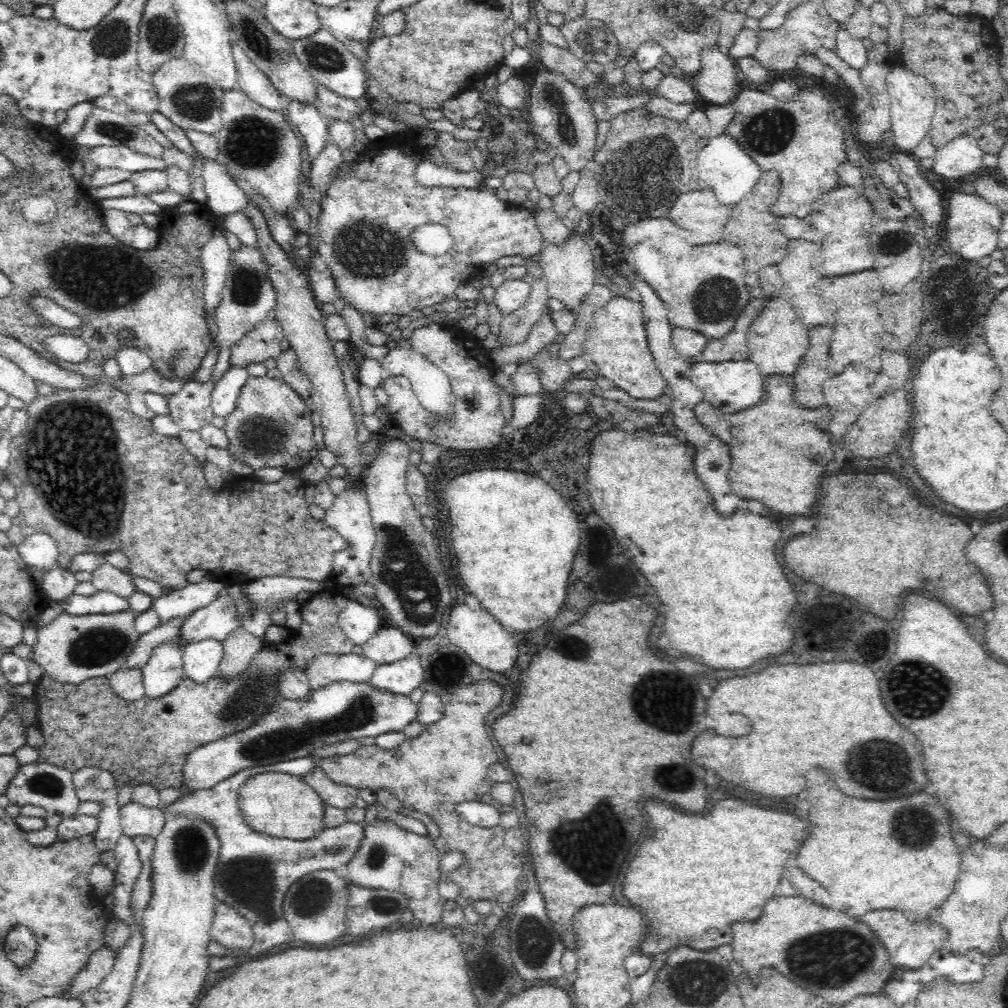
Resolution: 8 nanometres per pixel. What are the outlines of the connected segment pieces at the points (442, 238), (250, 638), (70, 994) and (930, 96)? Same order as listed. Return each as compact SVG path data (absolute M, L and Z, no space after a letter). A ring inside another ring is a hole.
M426 222L414 230L410 230L410 238L416 246L426 256L437 257L446 254L453 245L453 238L444 224L434 224Z
M242 627L234 630L223 640L224 654L218 674L226 680L232 680L250 664L262 646L262 638L250 634Z
M108 945L98 948L92 955L88 956L86 966L82 966L74 974L74 978L70 980L70 986L64 992L60 992L58 997L79 999L85 992L96 988L100 981L110 974L116 955L116 951L112 947L108 947Z
M892 63L886 76L887 91L890 94L890 141L900 152L910 153L929 134L938 99L933 86L923 76L914 74L902 64Z

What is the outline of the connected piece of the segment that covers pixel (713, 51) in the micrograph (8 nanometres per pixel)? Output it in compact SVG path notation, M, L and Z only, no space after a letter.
M716 47L701 52L701 68L696 78L696 90L712 105L726 105L742 88L736 81L736 61Z

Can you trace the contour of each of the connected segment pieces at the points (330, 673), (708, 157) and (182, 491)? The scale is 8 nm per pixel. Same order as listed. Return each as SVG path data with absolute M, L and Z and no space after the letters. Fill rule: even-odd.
M321 654L305 670L313 690L326 686L328 682L369 682L376 670L376 664L364 654Z
M726 133L708 138L703 150L697 155L697 170L702 180L716 192L716 198L720 204L738 204L756 184L760 178L760 168L756 166L754 159L746 155L734 138Z
M94 385L86 390L56 389L53 395L41 396L39 394L38 398L28 405L30 418L26 428L22 434L13 437L9 444L10 462L5 472L7 481L14 486L14 498L19 504L19 513L11 519L10 530L5 533L16 548L20 548L20 545L31 534L45 532L55 540L59 554L56 558L58 567L65 569L69 568L71 560L77 554L105 555L106 552L120 550L128 557L128 564L125 568L128 574L153 580L165 591L175 591L185 587L187 585L186 574L196 568L207 570L212 580L227 586L245 586L256 579L275 576L322 582L331 579L334 553L346 548L346 537L326 526L324 519L315 519L310 515L308 505L304 500L305 484L298 478L292 478L290 472L287 472L280 482L270 482L269 485L266 482L246 477L239 481L228 482L221 491L212 491L205 482L203 464L186 450L179 437L162 436L154 431L151 420L134 415L124 391L112 385Z

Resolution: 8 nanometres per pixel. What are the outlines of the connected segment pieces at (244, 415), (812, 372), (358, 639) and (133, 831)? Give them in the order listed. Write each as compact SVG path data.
M264 376L249 377L240 388L234 411L225 419L223 431L228 439L228 448L235 465L242 462L252 469L284 468L296 471L310 461L312 441L311 414L304 400L283 380Z
M830 325L814 326L808 330L809 346L792 375L794 398L804 408L818 408L825 404L821 386L832 376L826 362L832 330Z
M347 598L345 609L339 614L337 621L339 628L354 645L364 644L382 628L376 607L364 606L350 598Z
M135 800L128 802L119 810L120 827L125 836L158 838L167 822L167 816L160 807L147 807Z

